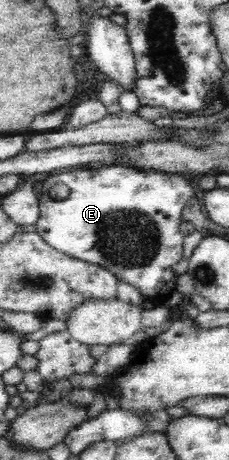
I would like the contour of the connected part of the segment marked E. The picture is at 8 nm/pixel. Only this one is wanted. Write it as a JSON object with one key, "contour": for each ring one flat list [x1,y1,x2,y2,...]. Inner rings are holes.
{"contour":[[103,166,52,173,40,183,40,187,41,213,36,231,49,245,71,257,97,263,114,271,120,279,140,289,145,298,153,299,156,306,171,302,177,277,171,267,183,259,185,249,185,235,179,231,181,211,195,196,195,187,189,178,157,172,145,173,121,166]]}

